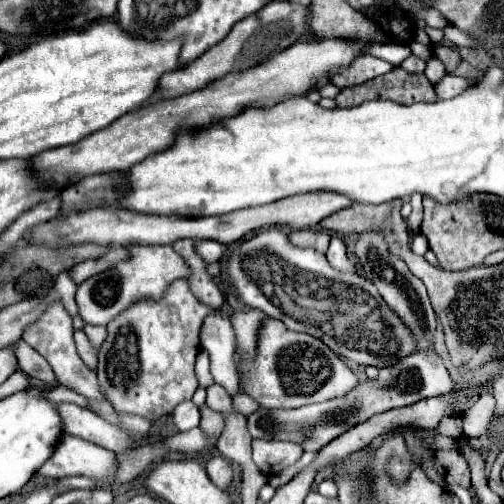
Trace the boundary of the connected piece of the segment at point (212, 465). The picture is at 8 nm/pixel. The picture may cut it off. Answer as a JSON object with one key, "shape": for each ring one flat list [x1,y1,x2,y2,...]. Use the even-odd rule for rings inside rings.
{"shape":[[215,456,215,458,211,458,207,462,207,474,209,474,211,482,215,486,219,486,221,490,225,490,231,484,231,480,233,480,231,464,229,464,229,460,225,460,221,456]]}

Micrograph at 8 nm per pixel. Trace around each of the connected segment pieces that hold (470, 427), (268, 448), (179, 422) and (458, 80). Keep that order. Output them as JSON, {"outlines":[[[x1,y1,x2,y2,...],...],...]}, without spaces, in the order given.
{"outlines":[[[483,394,475,402,475,406,463,416,465,436,475,438,475,436,485,434,485,430,487,430,487,426,491,422,491,416,493,416,493,408,495,408,495,398,491,394]],[[253,440,253,462,259,472,273,476,283,468,295,464,303,454,301,446,295,442,271,442,271,440]],[[189,400,189,402,181,402,175,410,173,410,173,424,177,426,179,432,187,432,191,428,197,428,199,426,199,420,201,420,201,414,199,414,199,408]],[[447,74,439,84,435,84,435,92,441,100,447,100,447,98,455,98,455,94,463,94,463,90,467,90,469,86,471,84,467,78]]]}

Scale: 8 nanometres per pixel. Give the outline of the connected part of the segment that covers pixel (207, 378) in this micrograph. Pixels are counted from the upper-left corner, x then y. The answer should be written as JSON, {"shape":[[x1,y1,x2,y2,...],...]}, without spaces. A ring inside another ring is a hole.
{"shape":[[200,350,195,362,195,374,200,387,207,389,214,384,211,370,209,370,209,354,205,350]]}

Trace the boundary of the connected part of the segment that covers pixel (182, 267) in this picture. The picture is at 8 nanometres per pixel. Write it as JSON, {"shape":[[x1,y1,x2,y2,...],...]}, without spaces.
{"shape":[[133,246,131,256,125,262,119,262,103,274,91,276,77,288,79,316,85,324,105,326,139,298,161,298,167,286,177,278,187,278,187,264,171,246]]}

